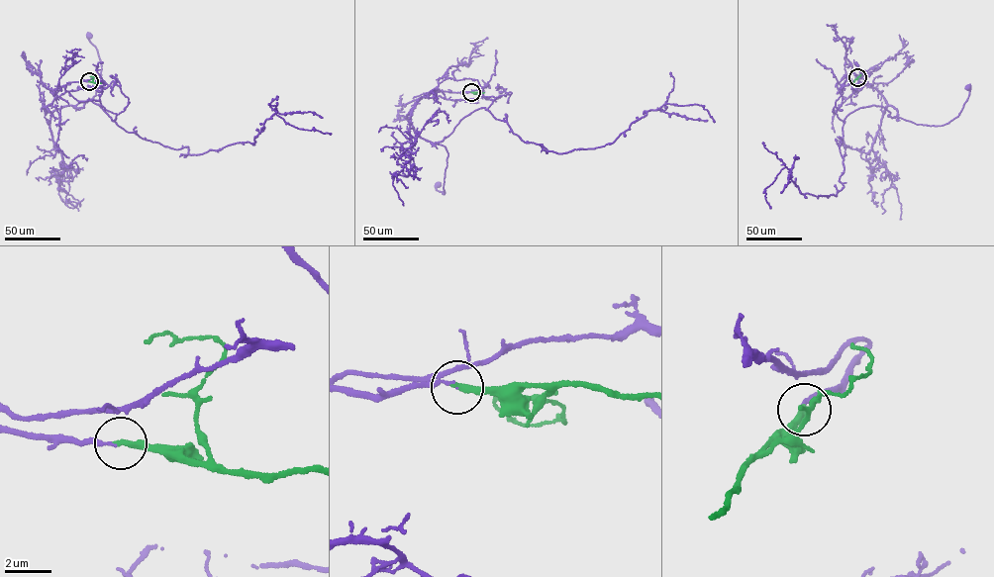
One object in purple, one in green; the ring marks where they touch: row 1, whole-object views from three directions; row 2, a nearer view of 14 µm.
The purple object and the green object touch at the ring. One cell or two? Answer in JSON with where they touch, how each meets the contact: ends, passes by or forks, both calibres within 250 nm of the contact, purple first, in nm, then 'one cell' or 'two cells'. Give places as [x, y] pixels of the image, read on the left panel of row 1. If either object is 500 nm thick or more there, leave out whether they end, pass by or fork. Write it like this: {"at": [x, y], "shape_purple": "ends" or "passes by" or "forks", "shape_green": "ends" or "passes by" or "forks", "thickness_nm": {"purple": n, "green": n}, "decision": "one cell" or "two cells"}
{"at": [89, 81], "shape_purple": "ends", "shape_green": "ends", "thickness_nm": {"purple": 70, "green": 280}, "decision": "one cell"}

